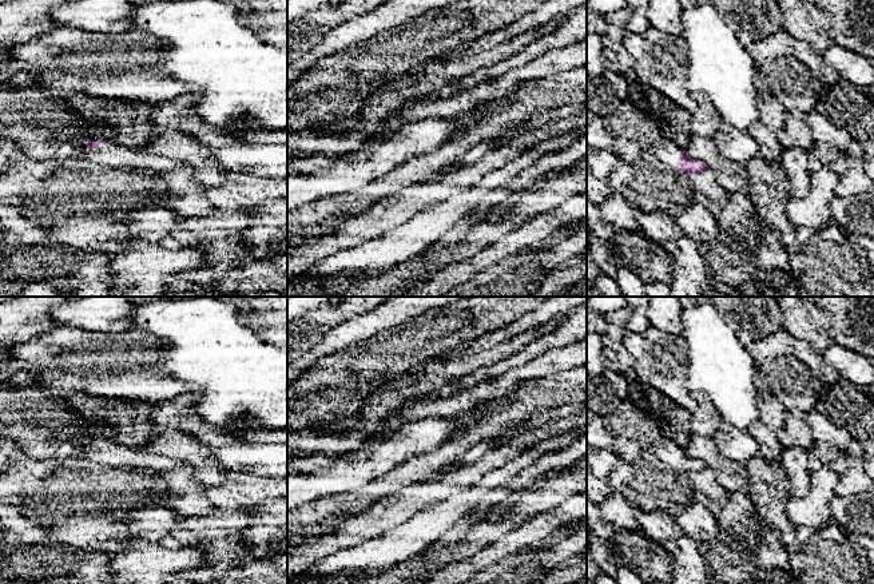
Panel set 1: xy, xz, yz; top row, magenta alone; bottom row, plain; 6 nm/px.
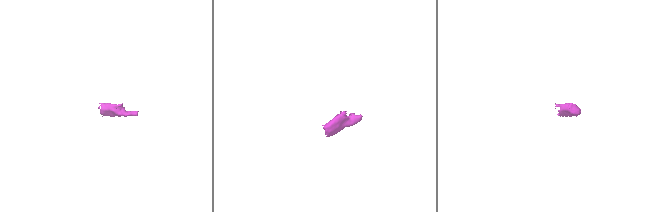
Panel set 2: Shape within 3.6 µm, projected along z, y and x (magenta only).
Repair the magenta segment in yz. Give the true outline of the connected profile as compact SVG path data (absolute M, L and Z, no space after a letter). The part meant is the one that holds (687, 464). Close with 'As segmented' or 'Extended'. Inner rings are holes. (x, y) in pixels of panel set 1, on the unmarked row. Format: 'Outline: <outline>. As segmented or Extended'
Outline: M659 437L651 446L653 454L678 473L699 472L707 465L699 458L687 456L686 449L679 448L672 440Z. Extended

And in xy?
Outline: M108 438L90 441L83 449L83 454L106 466L146 470L148 473L168 472L182 465L172 457L122 445Z. Extended

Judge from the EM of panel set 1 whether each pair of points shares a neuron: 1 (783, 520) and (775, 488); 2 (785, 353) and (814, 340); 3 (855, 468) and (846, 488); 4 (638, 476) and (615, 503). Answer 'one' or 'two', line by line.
1: one
2: two
3: one
4: two

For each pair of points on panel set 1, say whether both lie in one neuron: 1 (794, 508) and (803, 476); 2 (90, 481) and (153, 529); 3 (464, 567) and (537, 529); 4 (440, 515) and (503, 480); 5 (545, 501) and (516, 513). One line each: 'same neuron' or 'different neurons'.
1: different neurons
2: different neurons
3: same neuron
4: same neuron
5: same neuron

